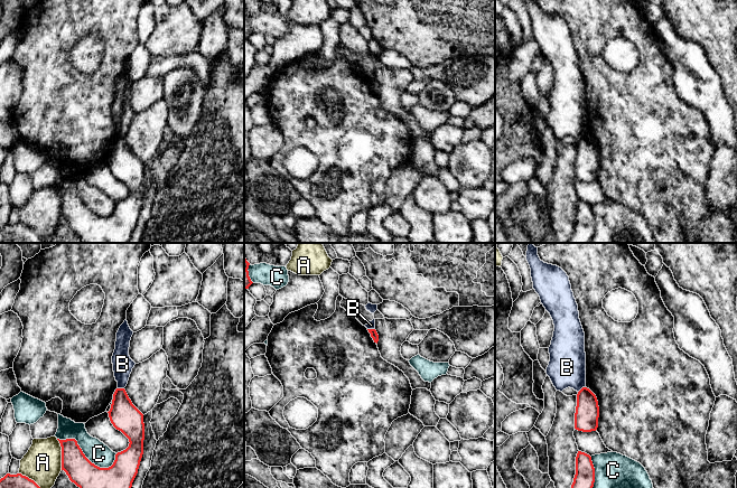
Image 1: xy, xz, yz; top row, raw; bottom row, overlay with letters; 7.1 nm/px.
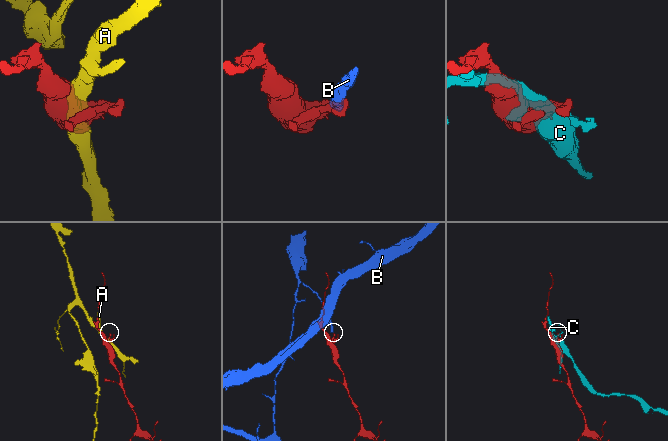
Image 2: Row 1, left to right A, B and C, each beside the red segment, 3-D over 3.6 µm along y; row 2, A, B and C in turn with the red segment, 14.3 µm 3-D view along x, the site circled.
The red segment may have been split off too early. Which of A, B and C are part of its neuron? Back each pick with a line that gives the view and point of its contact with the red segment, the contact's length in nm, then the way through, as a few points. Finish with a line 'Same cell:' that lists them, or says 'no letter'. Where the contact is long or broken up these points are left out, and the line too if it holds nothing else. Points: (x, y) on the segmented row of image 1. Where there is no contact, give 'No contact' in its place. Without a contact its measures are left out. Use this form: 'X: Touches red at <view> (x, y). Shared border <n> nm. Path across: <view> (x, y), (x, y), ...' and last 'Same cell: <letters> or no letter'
Same cell: no letter

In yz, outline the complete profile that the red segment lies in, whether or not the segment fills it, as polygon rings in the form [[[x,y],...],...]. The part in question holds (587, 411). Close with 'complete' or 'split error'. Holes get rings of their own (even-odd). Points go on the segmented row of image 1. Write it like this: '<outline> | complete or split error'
[[[587,387],[577,394],[575,429],[582,432],[596,431],[598,428],[599,406],[596,395]]] | complete

